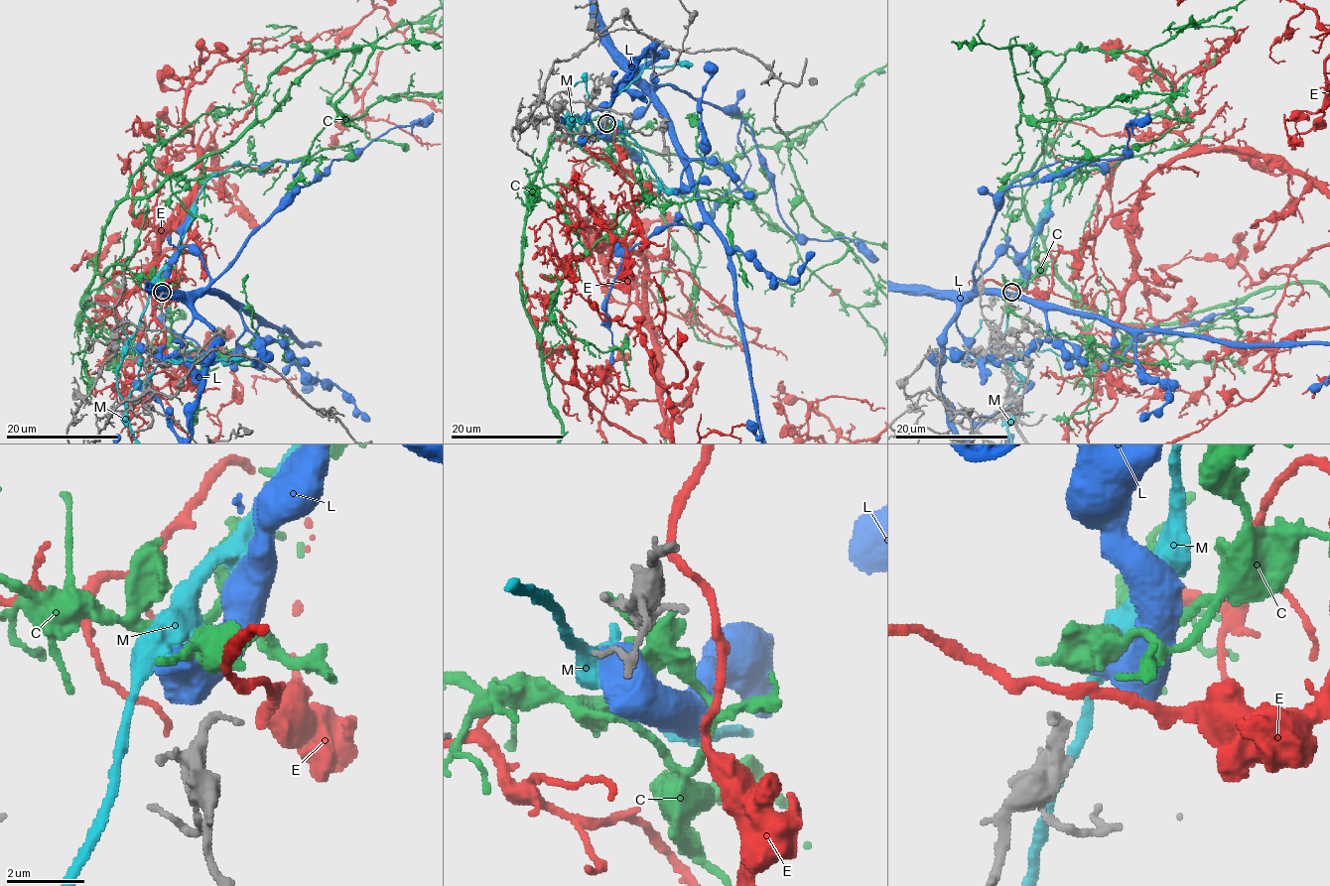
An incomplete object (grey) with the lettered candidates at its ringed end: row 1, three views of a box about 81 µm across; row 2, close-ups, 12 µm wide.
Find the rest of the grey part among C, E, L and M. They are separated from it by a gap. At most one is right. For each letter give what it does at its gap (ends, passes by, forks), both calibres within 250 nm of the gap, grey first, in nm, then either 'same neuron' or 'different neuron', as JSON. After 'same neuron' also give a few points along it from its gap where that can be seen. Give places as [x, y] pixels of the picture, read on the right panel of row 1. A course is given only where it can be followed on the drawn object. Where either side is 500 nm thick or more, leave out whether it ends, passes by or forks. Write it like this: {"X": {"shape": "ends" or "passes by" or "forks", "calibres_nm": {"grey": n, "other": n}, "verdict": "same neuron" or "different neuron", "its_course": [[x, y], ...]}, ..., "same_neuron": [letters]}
{"C": {"shape": "forks", "calibres_nm": {"grey": 320, "other": 400}, "verdict": "same neuron"}, "E": {"shape": "passes by", "calibres_nm": {"grey": 320, "other": 200}, "verdict": "different neuron"}, "L": {"calibres_nm": {"grey": 320, "other": 600}, "verdict": "different neuron"}, "M": {"shape": "ends", "calibres_nm": {"grey": 320, "other": 360}, "verdict": "different neuron"}, "same_neuron": ["C"]}

